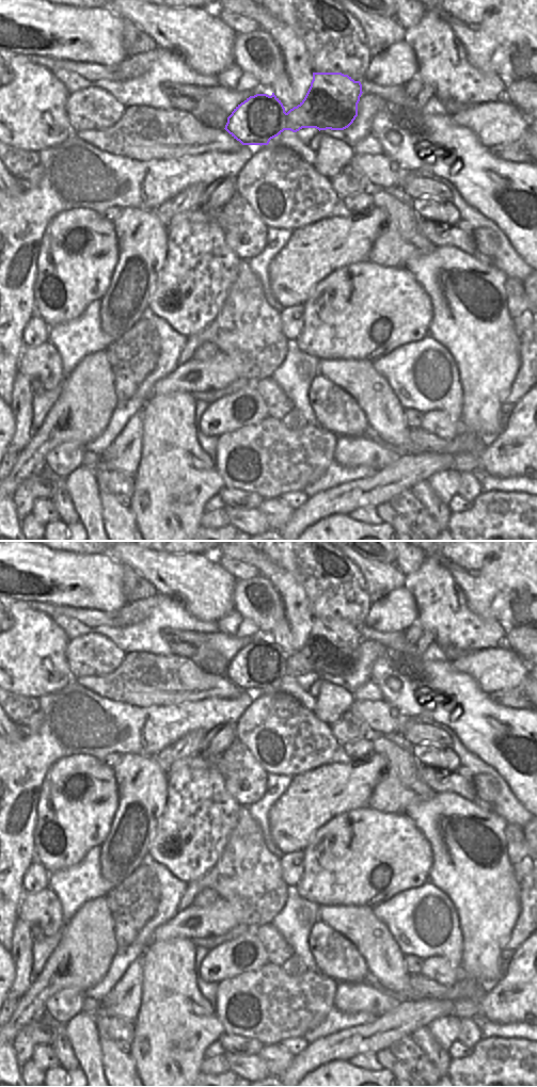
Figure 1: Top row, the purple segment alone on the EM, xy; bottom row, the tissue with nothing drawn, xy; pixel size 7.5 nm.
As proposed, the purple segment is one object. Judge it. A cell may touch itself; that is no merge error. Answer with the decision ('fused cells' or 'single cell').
fused cells

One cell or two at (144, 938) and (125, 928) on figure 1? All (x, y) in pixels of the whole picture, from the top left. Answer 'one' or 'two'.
two

